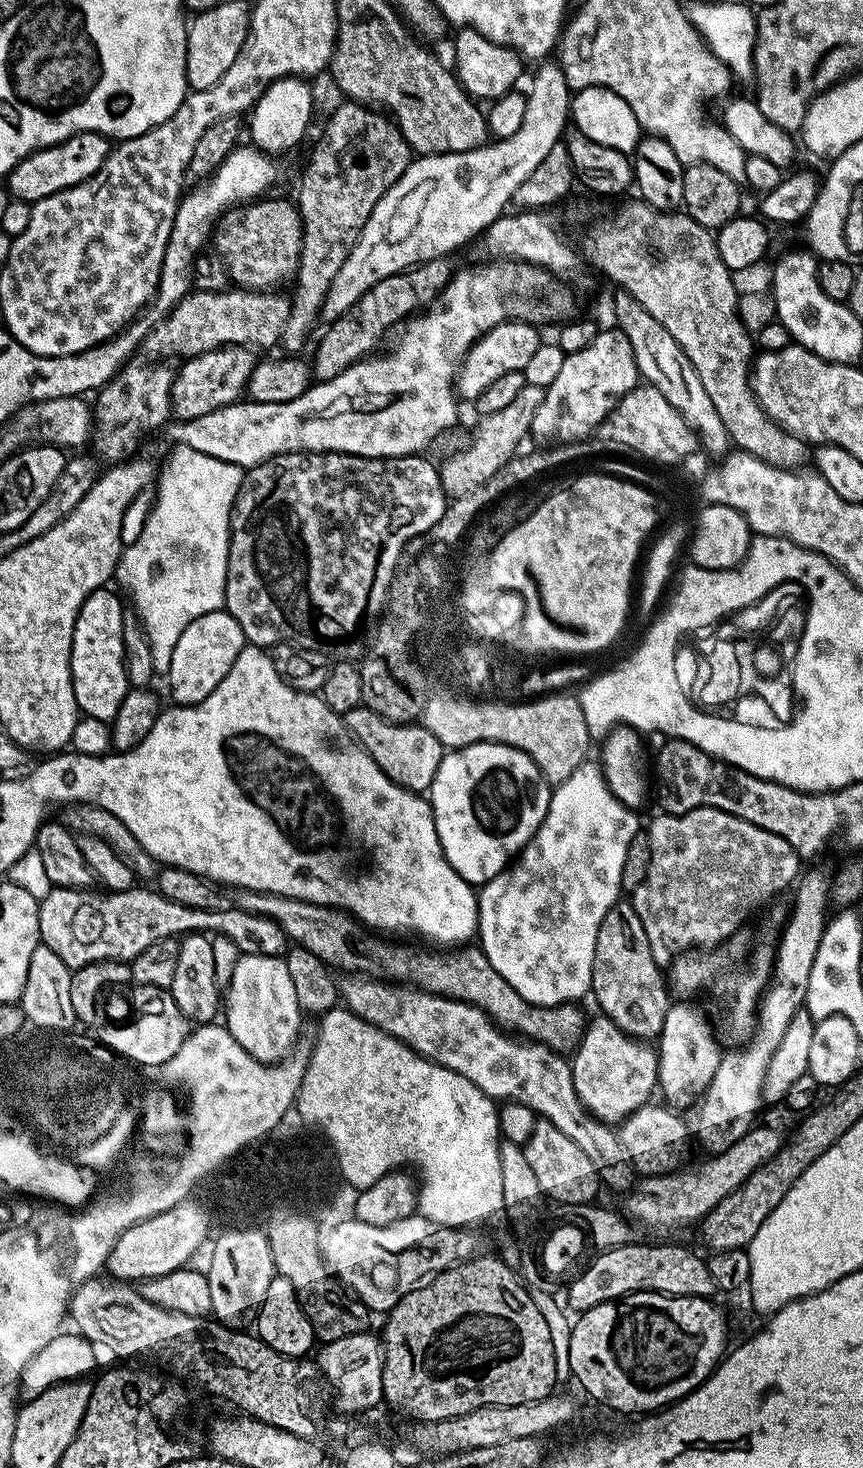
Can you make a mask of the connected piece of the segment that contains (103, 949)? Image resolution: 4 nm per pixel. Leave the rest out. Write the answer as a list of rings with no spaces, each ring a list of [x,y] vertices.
[[[133,886],[115,894],[104,890],[92,892],[88,888],[52,887],[50,894],[38,901],[40,943],[50,946],[69,970],[103,960],[131,962],[146,950],[146,946],[189,933],[225,935],[233,940],[238,952],[246,956],[283,957],[289,947],[290,941],[282,926],[270,918],[250,914],[235,906],[225,906],[216,912],[194,910],[170,902],[170,898],[151,887],[140,887],[144,888]]]

